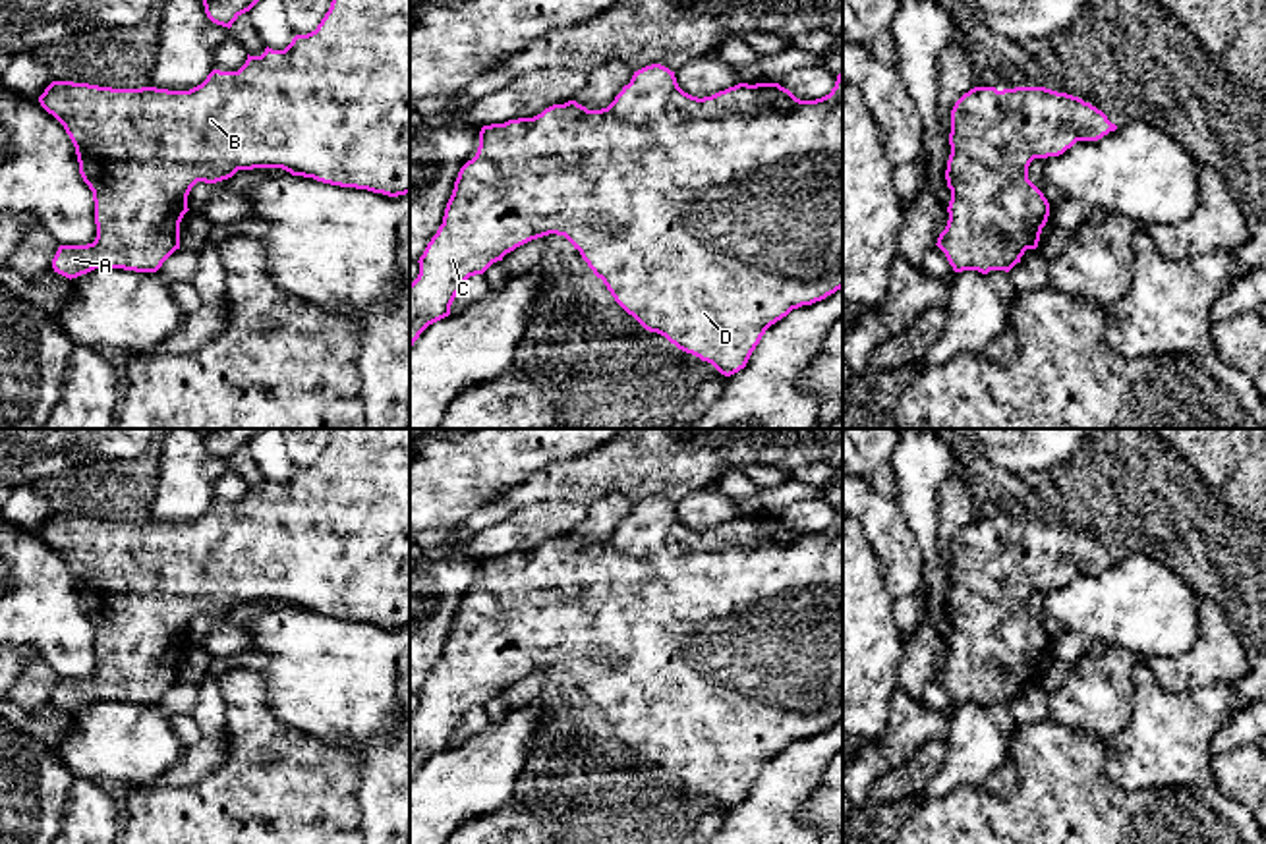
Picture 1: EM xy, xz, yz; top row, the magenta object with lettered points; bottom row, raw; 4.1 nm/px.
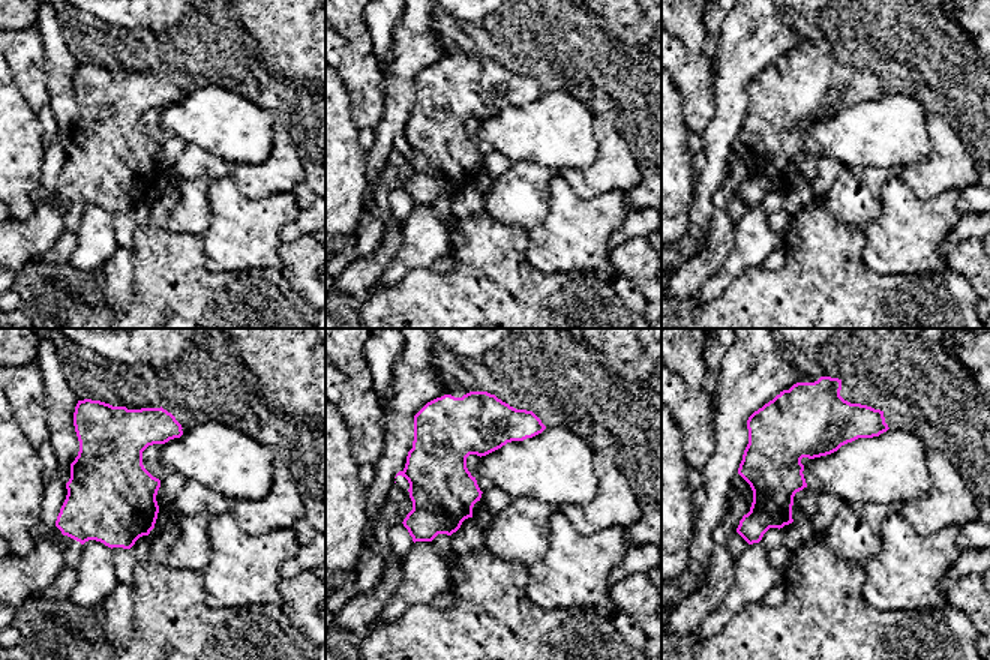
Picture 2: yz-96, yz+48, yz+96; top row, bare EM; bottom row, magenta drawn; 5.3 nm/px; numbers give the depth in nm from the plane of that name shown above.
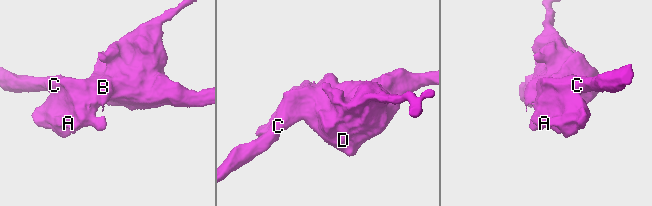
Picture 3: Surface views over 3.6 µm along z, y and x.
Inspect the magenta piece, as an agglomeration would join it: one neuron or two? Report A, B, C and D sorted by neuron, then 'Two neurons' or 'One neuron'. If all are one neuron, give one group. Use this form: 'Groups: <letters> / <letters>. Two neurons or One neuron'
Groups: A B C D. One neuron

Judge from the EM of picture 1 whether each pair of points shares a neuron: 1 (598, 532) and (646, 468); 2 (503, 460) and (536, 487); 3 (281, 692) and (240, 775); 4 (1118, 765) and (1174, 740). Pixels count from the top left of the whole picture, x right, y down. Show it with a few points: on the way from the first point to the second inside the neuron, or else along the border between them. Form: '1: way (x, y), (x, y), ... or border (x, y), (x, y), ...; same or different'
1: border (632, 503), (617, 493), (605, 493), (588, 506); different
2: border (567, 458), (546, 464), (489, 501); different
3: border (261, 673), (267, 707), (283, 723), (310, 734); different
4: way (1131, 761), (1160, 746); same

